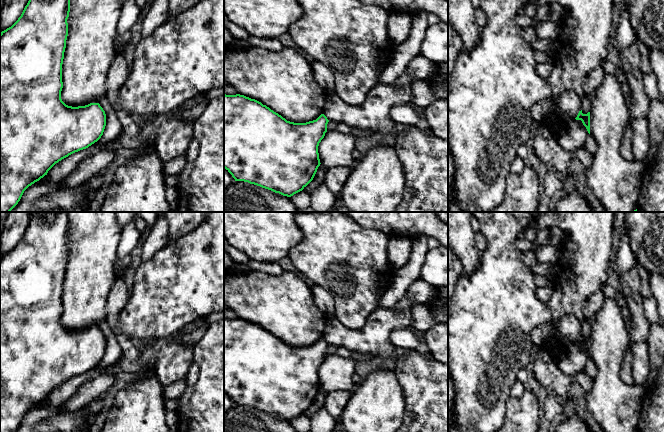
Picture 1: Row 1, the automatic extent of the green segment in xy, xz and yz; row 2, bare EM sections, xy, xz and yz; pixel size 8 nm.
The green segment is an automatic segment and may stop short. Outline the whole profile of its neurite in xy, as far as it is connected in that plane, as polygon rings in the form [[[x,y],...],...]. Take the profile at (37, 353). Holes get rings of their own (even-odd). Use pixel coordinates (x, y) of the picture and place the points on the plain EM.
[[[30,212],[30,222],[21,240],[9,252],[0,257],[0,432],[14,432],[20,425],[24,415],[39,405],[59,385],[69,379],[86,373],[97,366],[103,359],[106,350],[106,338],[99,327],[72,331],[61,323],[62,288],[68,260],[67,243],[70,236],[70,221],[68,212]]]

